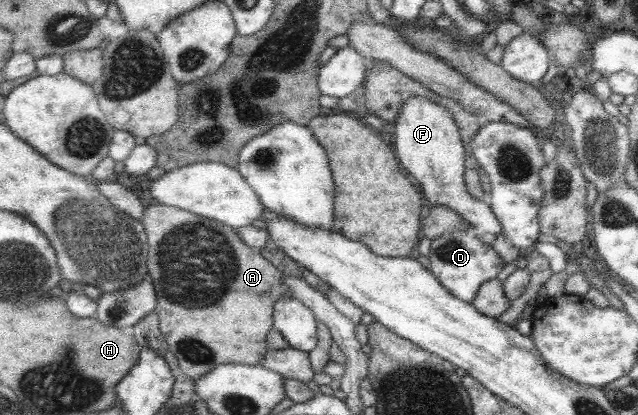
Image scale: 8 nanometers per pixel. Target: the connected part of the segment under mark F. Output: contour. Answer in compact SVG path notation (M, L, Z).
M414 96L402 106L400 118L395 122L396 150L400 162L406 166L410 175L422 185L422 192L433 205L446 205L462 215L480 234L488 233L495 237L502 234L497 217L480 199L464 192L462 170L464 170L464 148L462 136L454 114L439 102Z

